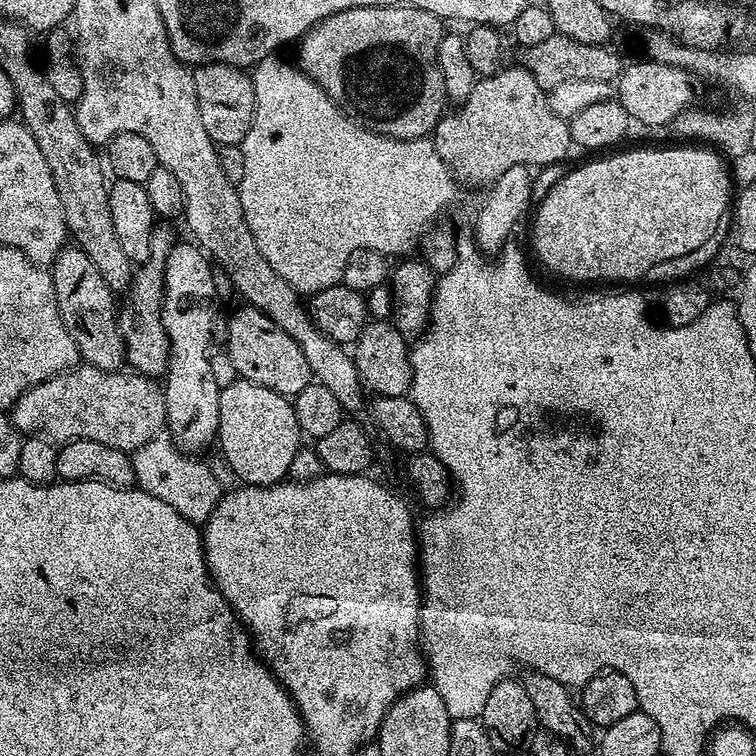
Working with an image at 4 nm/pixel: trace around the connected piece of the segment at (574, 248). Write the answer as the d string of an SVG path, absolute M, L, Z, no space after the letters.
M632 146L629 152L620 152L621 150L613 151L611 154L604 154L601 160L592 160L589 164L584 164L581 168L576 168L573 172L568 172L548 193L544 196L544 201L540 204L540 209L536 212L536 225L532 228L532 244L536 247L536 256L553 272L556 276L561 276L564 280L636 280L639 278L647 277L650 266L658 266L658 262L666 262L666 258L679 258L681 254L690 254L690 250L698 250L698 246L702 246L702 242L706 242L706 238L710 238L710 234L714 234L716 228L721 227L722 221L720 219L724 216L724 211L729 211L730 208L730 197L734 192L734 184L730 179L729 169L726 164L723 164L718 157L712 152L707 152L707 147L696 146L700 148L642 148L646 146Z

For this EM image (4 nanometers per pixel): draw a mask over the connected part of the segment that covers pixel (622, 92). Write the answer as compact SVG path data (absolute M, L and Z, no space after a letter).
M643 58L637 64L629 63L615 81L614 92L620 105L628 116L646 122L651 130L658 130L663 124L671 125L676 117L690 108L692 100L692 83L694 77L685 68L666 66L662 62L654 62L651 58Z

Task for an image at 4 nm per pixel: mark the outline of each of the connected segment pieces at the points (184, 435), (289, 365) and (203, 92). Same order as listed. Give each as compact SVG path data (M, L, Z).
M173 243L164 263L164 302L160 305L160 317L168 335L168 367L162 387L167 435L184 452L200 454L203 448L211 444L213 447L220 430L220 387L214 382L208 352L212 344L212 299L216 296L216 280L212 277L209 257L195 243L187 243Z
M240 306L229 318L226 351L230 362L234 362L234 370L239 379L266 386L289 398L295 398L313 379L306 354L302 354L298 342L294 342L294 338L290 338L282 326L251 306Z
M201 64L192 72L194 90L198 94L198 114L202 114L202 127L218 146L244 143L254 122L256 99L251 75L232 64Z

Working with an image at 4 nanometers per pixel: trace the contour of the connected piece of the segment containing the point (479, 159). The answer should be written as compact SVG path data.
M520 64L477 79L474 90L459 110L452 111L440 117L432 141L438 156L461 181L491 184L513 166L535 168L554 164L572 148L572 135L565 117L551 110L547 91Z

